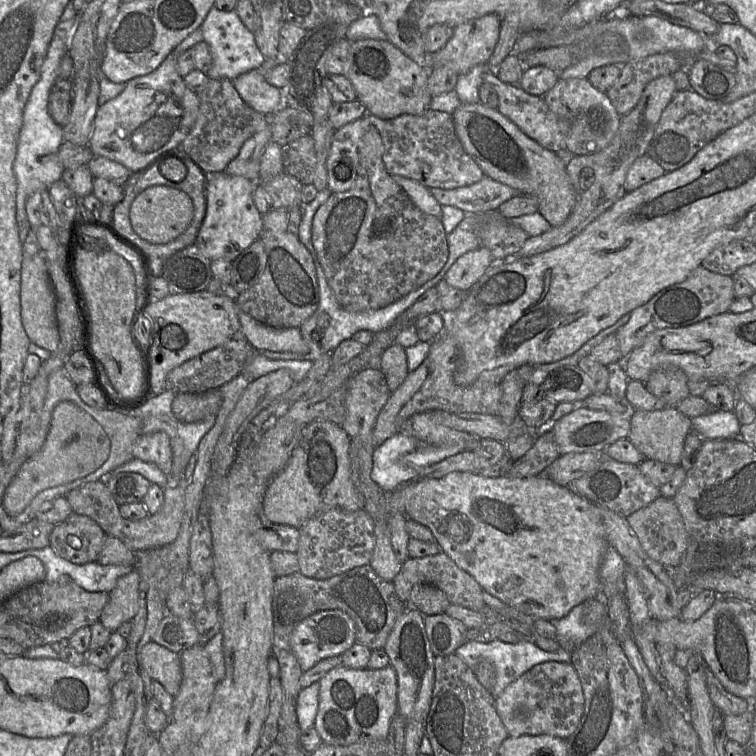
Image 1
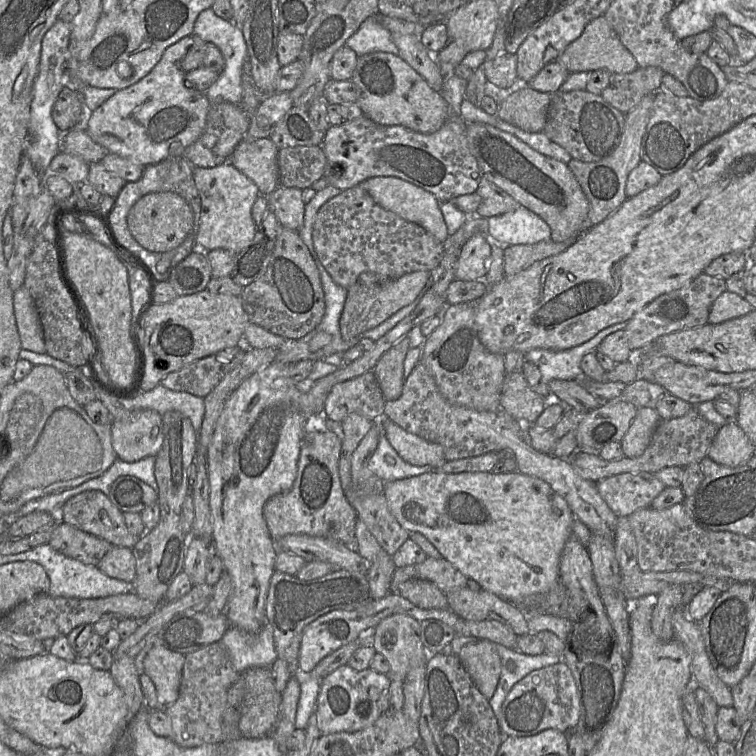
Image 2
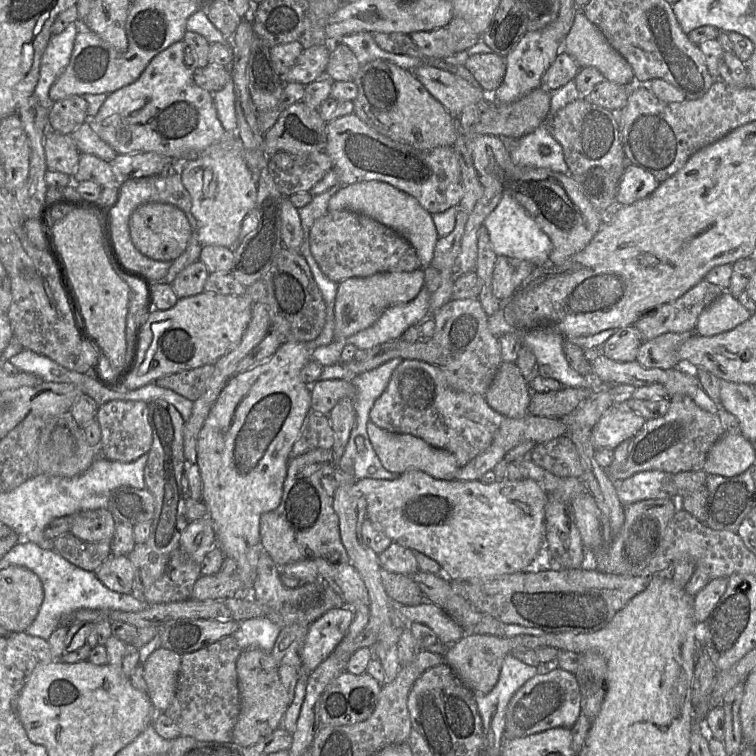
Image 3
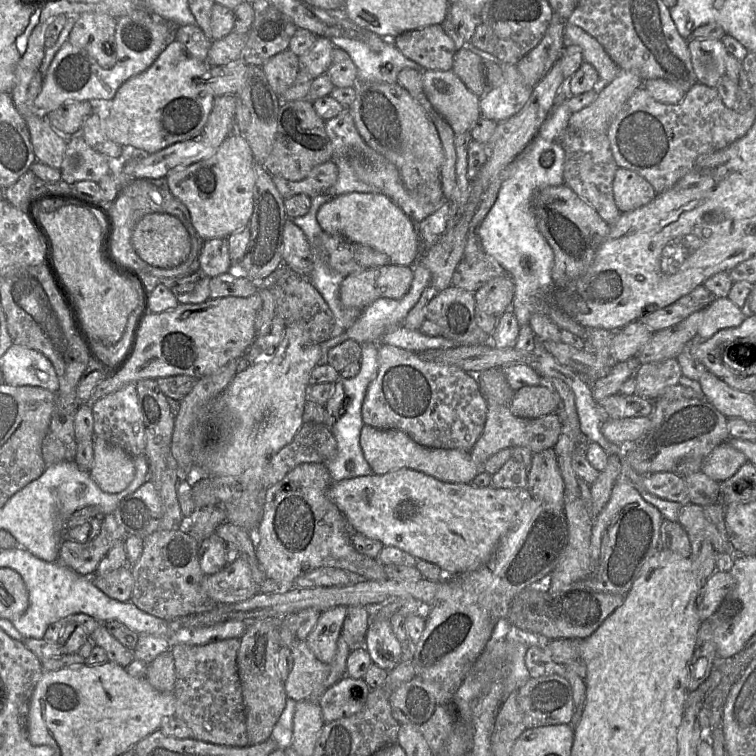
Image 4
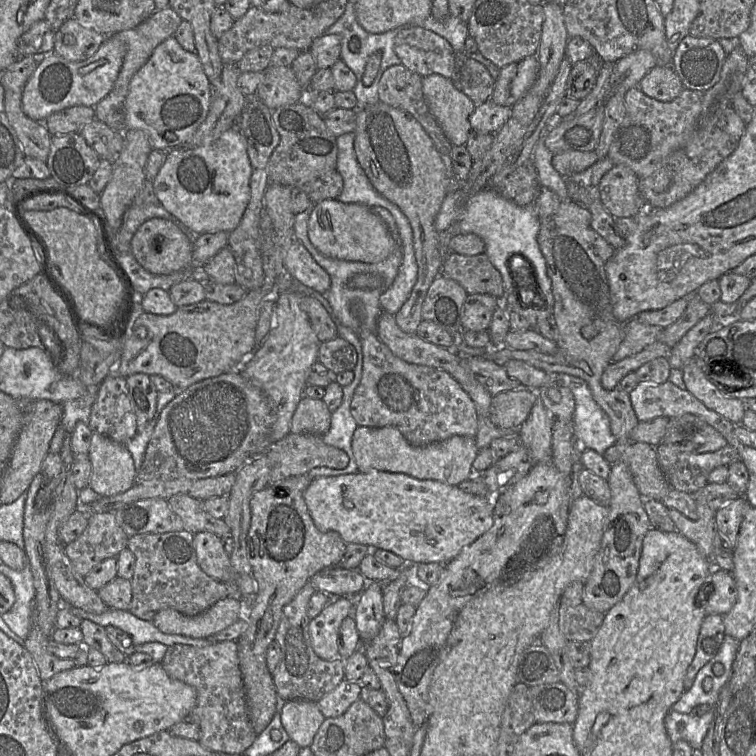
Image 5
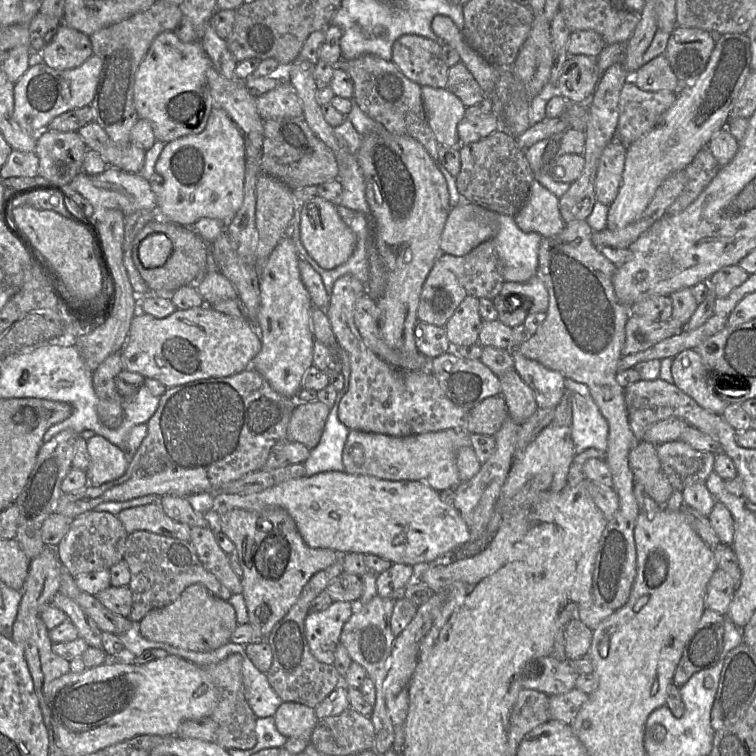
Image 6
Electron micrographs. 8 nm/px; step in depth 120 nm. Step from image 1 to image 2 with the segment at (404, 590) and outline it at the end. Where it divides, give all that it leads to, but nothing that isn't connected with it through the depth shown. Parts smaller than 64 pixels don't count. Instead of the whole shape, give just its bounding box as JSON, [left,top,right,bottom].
[389,557,468,594]

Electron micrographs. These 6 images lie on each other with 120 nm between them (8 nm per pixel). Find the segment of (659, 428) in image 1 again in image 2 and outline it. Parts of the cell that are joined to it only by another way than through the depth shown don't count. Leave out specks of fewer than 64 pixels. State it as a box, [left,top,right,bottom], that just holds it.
[620,408,661,458]

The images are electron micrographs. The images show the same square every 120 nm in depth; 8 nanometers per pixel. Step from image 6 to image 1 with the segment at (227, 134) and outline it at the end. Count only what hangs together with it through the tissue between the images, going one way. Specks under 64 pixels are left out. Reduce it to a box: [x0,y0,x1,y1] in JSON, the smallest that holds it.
[195,171,263,262]

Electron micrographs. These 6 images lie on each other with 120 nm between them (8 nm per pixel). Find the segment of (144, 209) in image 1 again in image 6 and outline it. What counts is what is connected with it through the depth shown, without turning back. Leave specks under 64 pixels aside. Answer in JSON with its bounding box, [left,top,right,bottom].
[132,218,209,293]

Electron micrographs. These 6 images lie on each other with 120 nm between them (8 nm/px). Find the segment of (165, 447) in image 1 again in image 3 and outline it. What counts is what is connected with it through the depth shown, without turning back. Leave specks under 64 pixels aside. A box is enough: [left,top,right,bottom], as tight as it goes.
[97,400,153,462]

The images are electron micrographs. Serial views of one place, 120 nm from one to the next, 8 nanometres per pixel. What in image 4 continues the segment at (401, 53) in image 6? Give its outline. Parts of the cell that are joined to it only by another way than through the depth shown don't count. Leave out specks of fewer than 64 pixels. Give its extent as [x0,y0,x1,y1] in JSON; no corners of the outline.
[393,24,455,71]

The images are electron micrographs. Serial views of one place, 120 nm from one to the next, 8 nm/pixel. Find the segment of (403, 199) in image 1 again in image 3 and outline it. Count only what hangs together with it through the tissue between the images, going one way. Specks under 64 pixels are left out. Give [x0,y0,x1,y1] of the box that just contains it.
[310,210,421,282]

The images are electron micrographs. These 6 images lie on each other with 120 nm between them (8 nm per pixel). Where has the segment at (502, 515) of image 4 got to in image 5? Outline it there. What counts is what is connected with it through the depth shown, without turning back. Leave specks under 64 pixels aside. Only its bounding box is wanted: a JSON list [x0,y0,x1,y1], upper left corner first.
[304,471,496,566]

